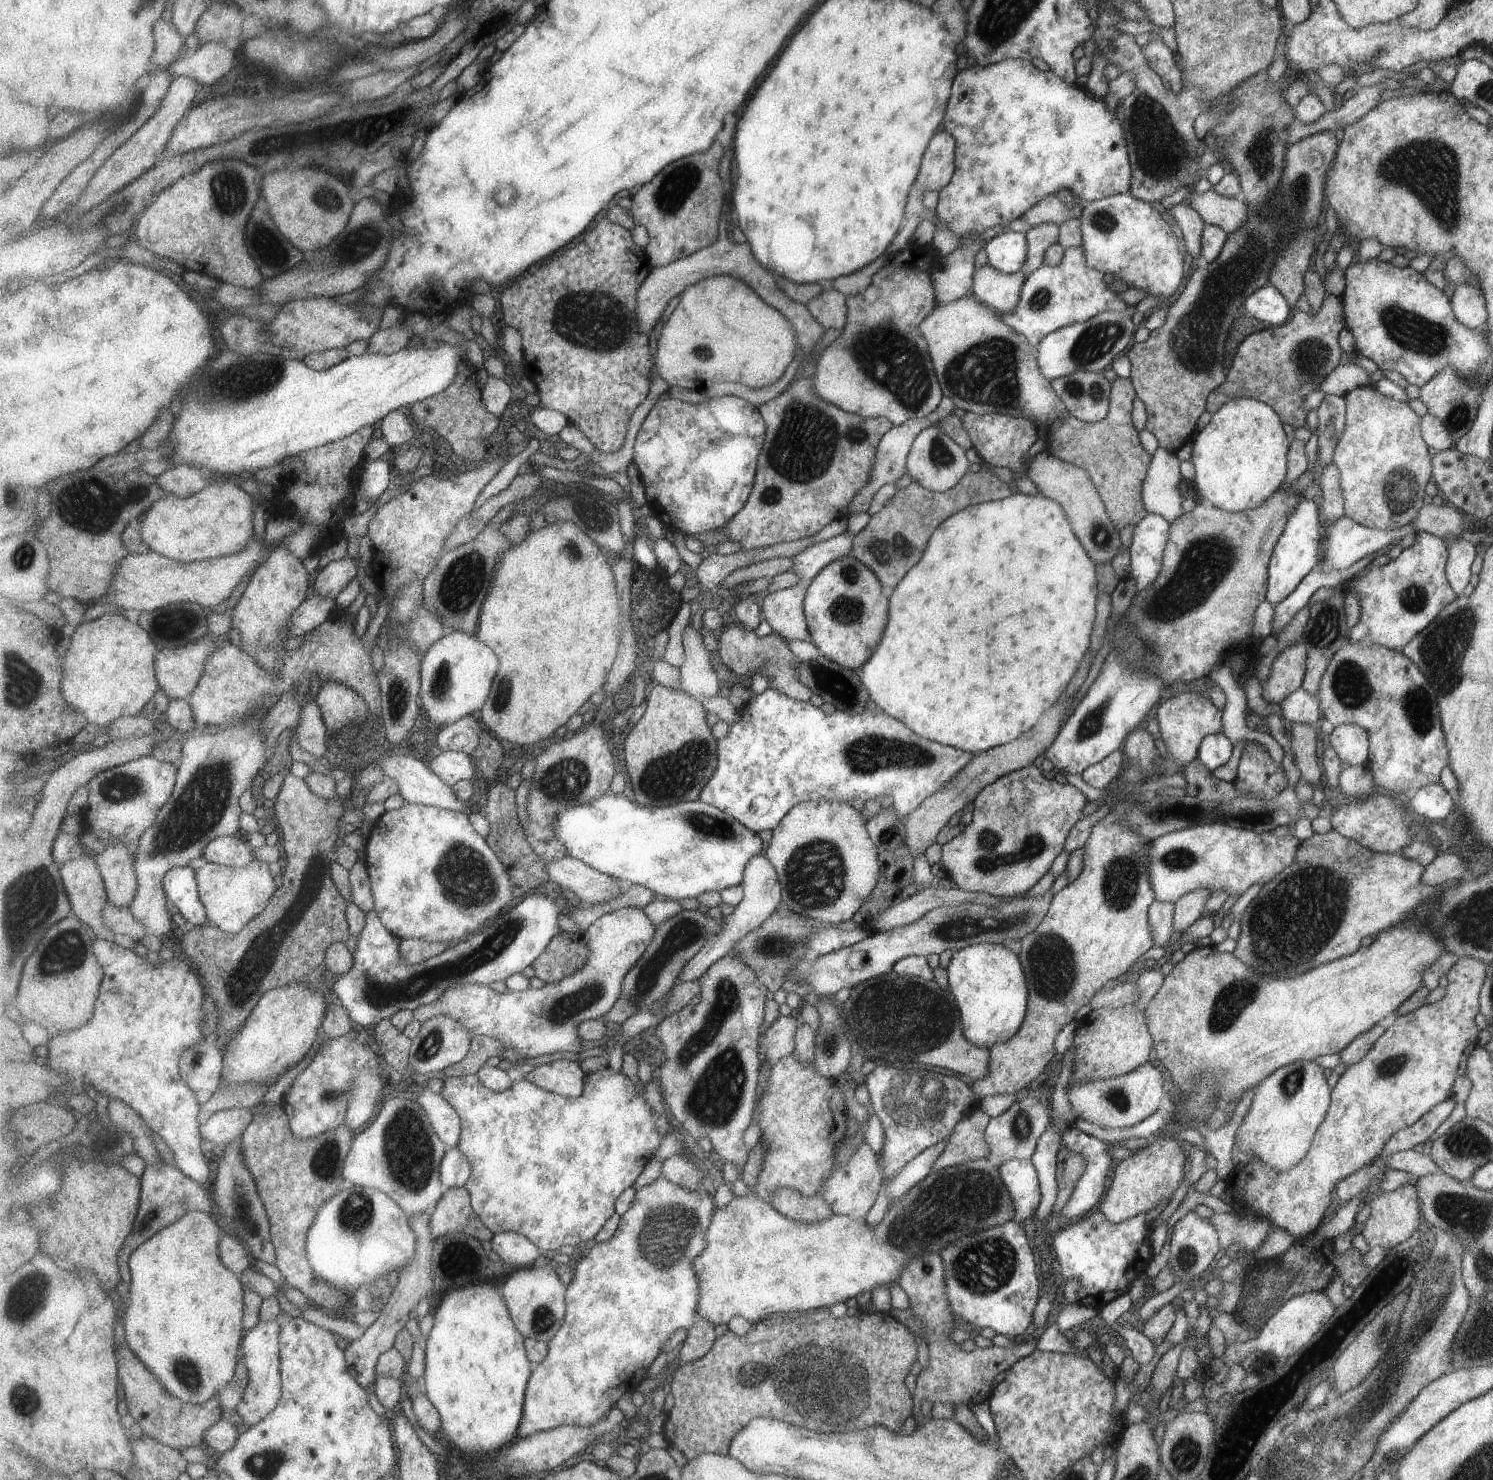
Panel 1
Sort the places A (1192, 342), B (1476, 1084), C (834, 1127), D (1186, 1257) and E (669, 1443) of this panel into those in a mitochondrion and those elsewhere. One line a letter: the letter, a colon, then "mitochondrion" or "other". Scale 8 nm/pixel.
A: mitochondrion
B: other
C: other
D: mitochondrion
E: other

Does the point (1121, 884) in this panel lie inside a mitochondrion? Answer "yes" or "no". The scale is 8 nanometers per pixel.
yes

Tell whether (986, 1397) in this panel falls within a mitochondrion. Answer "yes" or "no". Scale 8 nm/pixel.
no

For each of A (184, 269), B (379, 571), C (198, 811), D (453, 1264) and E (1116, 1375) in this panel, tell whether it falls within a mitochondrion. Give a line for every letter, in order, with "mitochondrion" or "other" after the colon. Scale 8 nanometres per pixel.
A: other
B: other
C: mitochondrion
D: other
E: other

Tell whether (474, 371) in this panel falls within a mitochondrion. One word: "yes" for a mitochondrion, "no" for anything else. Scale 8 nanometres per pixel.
no

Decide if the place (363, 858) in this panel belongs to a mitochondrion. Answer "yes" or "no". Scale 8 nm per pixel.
no

